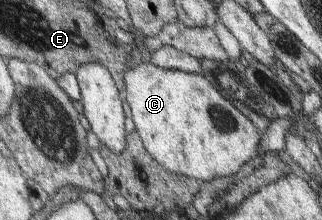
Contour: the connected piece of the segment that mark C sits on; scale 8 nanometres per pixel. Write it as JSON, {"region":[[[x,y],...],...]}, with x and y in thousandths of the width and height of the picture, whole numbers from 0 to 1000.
{"region":[[[438,282],[394,309],[382,336],[382,377],[385,436],[394,445],[394,477],[404,477],[404,536],[444,668],[506,768],[519,768],[528,786],[562,786],[630,832],[668,805],[730,800],[748,750],[804,705],[798,586],[627,341]]]}

